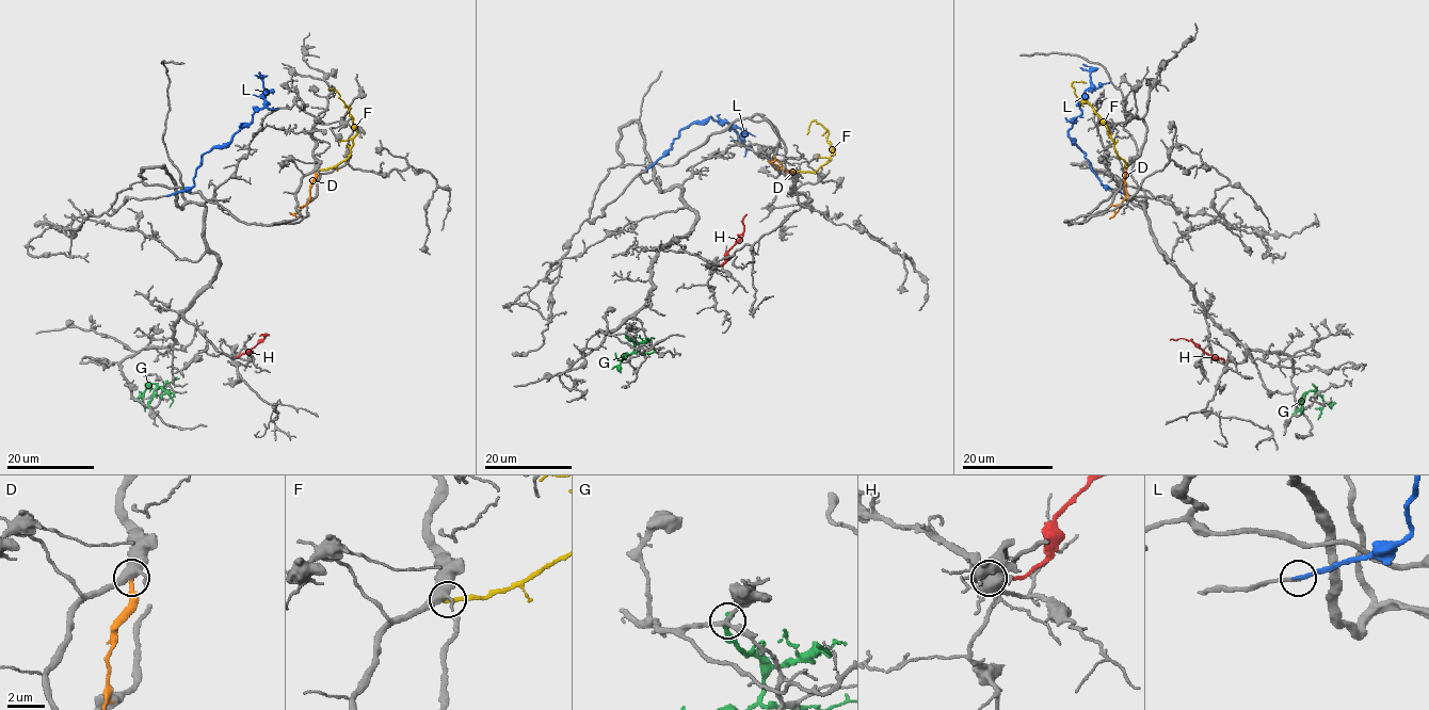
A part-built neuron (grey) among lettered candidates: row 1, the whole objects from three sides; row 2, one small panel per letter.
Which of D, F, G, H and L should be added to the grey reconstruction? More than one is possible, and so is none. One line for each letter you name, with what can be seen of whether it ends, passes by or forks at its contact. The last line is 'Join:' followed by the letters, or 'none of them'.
L: it ends
Join: L

